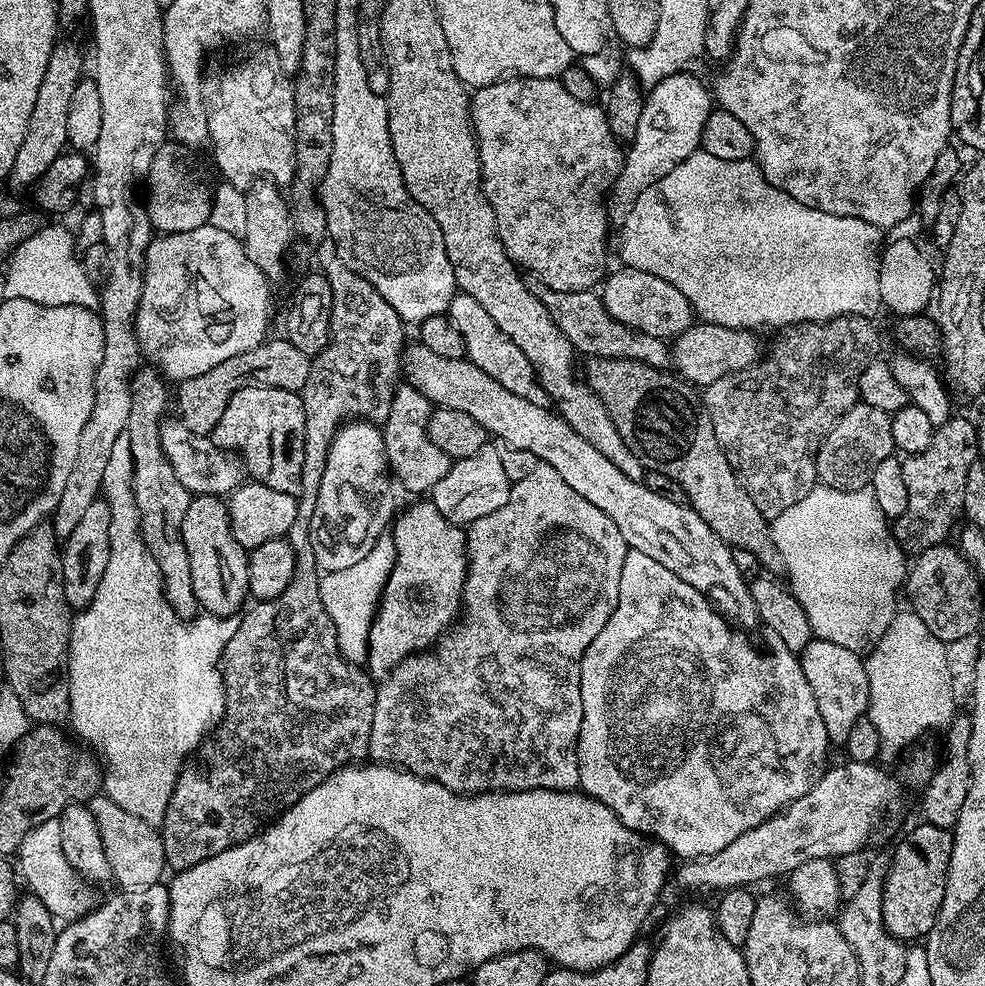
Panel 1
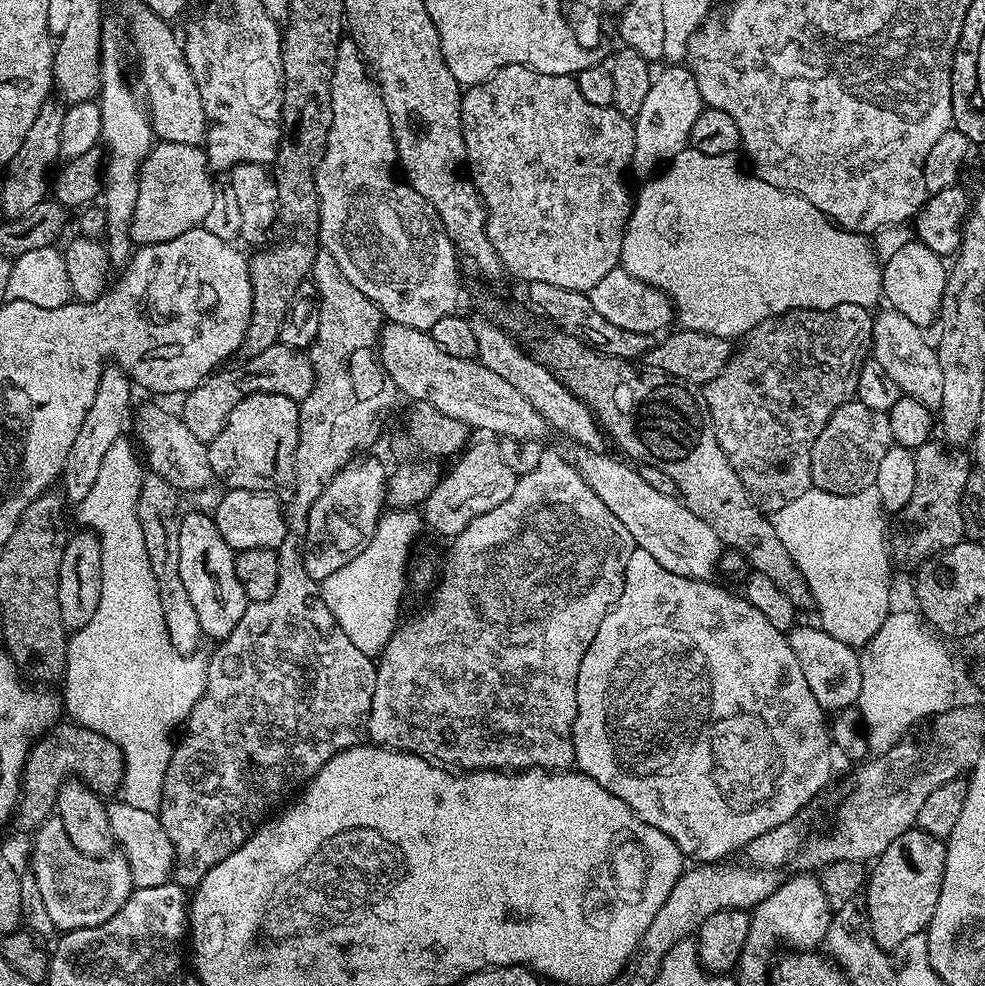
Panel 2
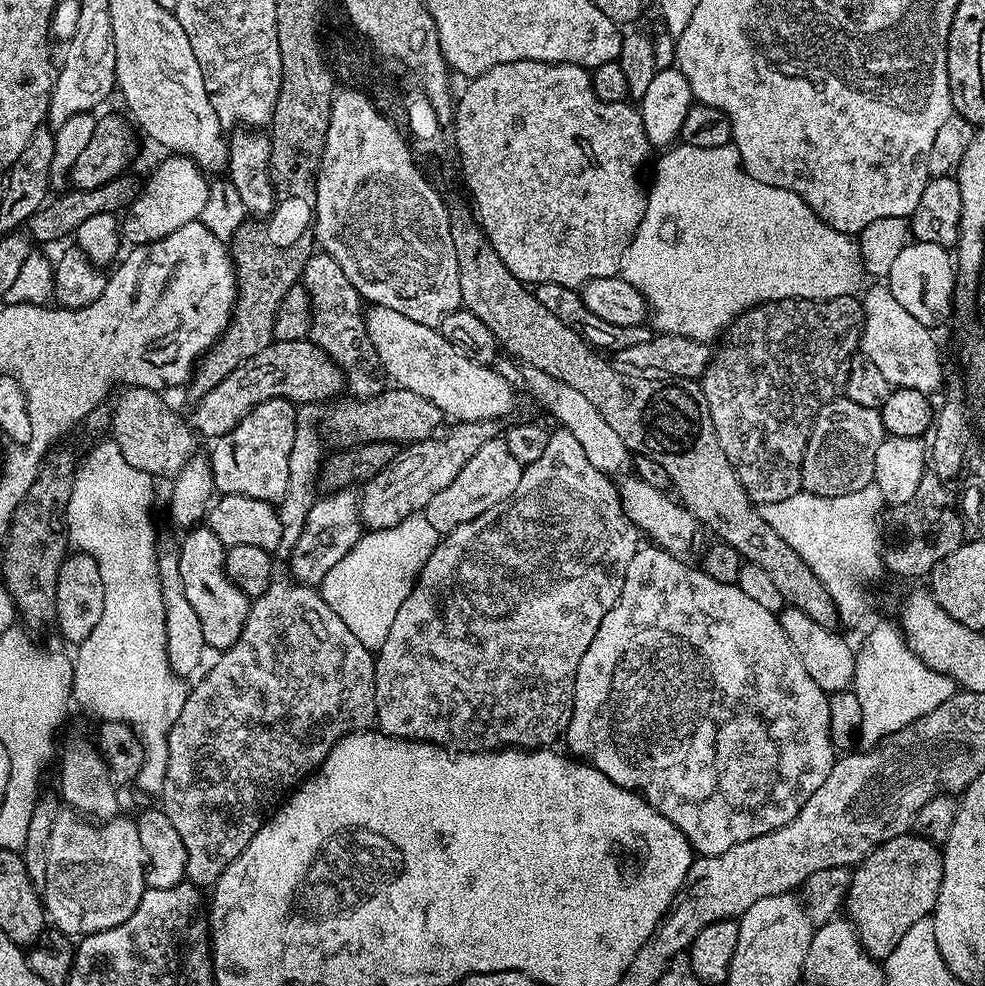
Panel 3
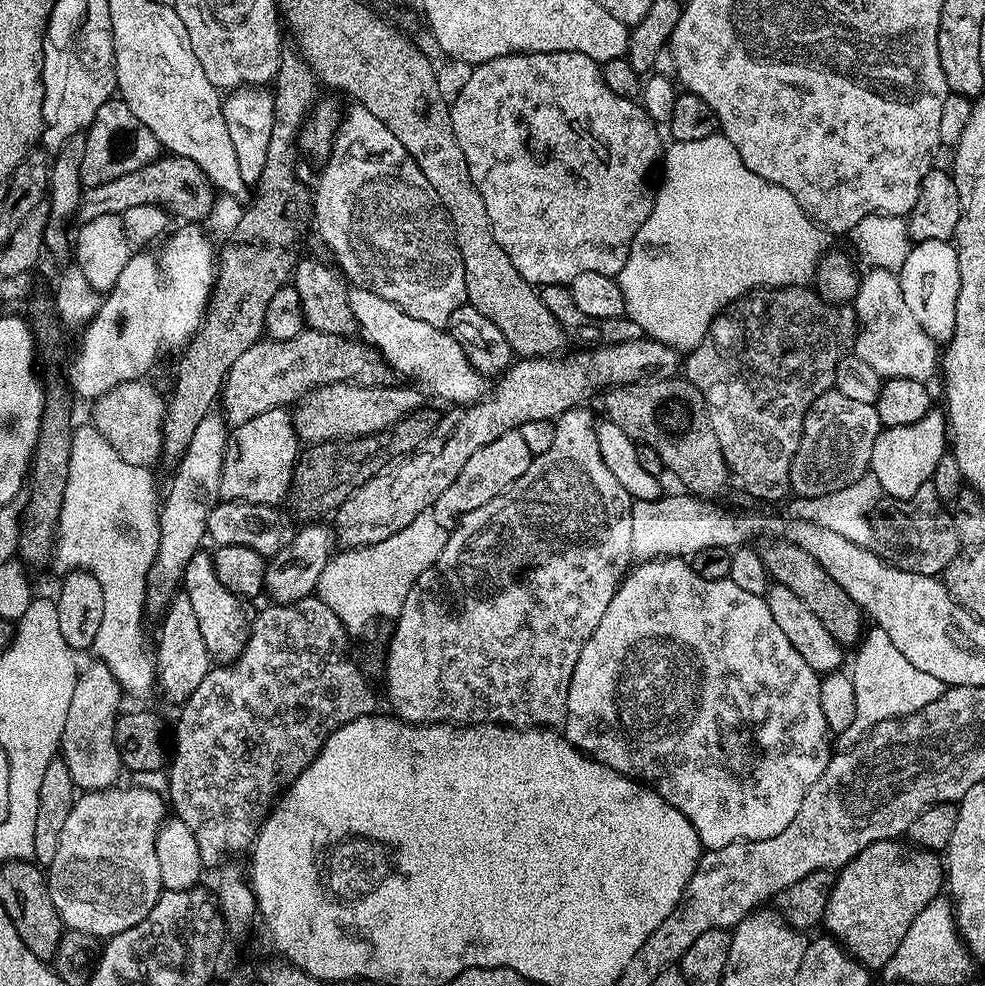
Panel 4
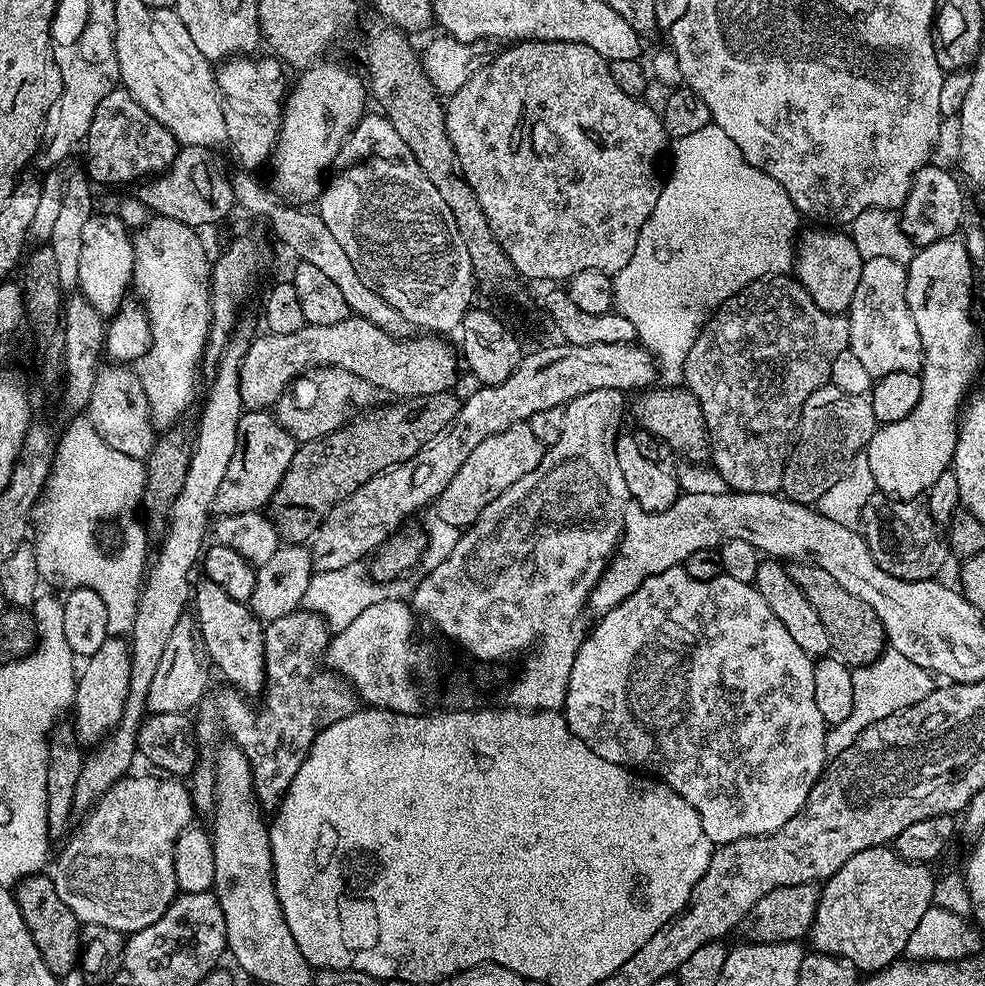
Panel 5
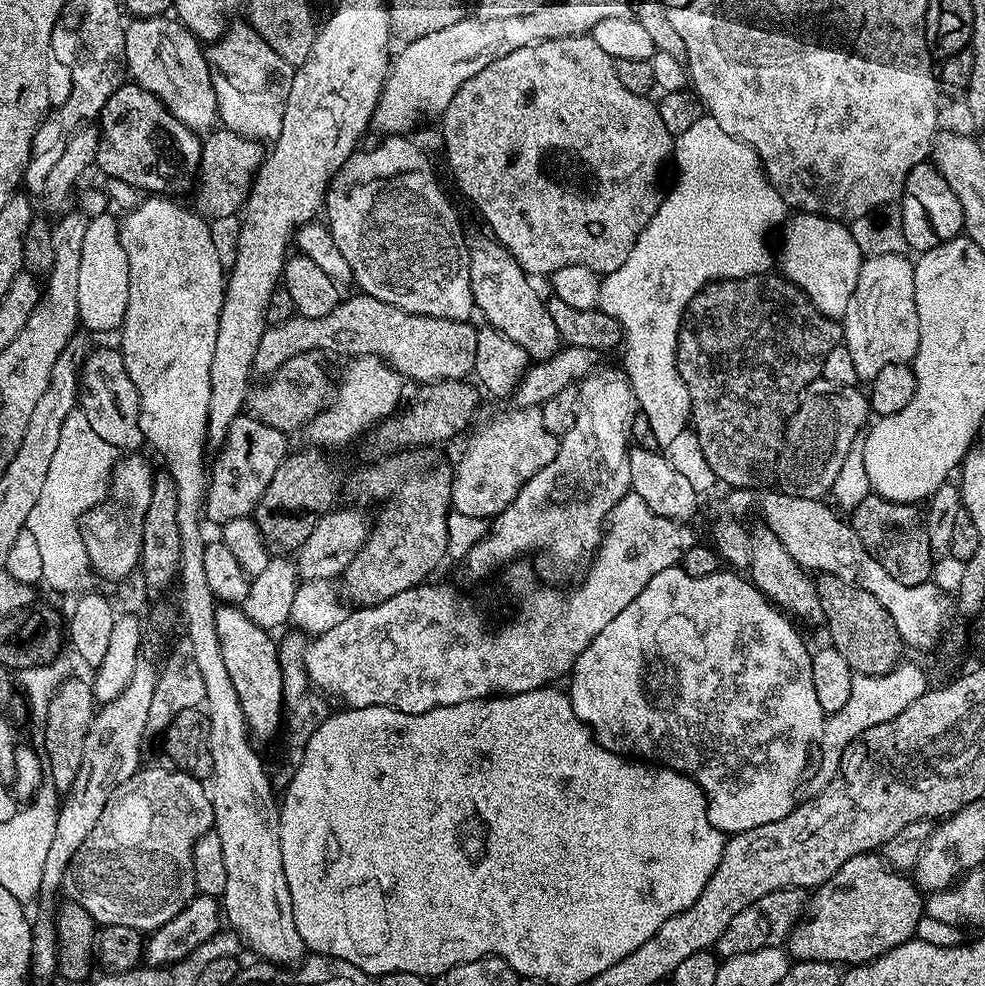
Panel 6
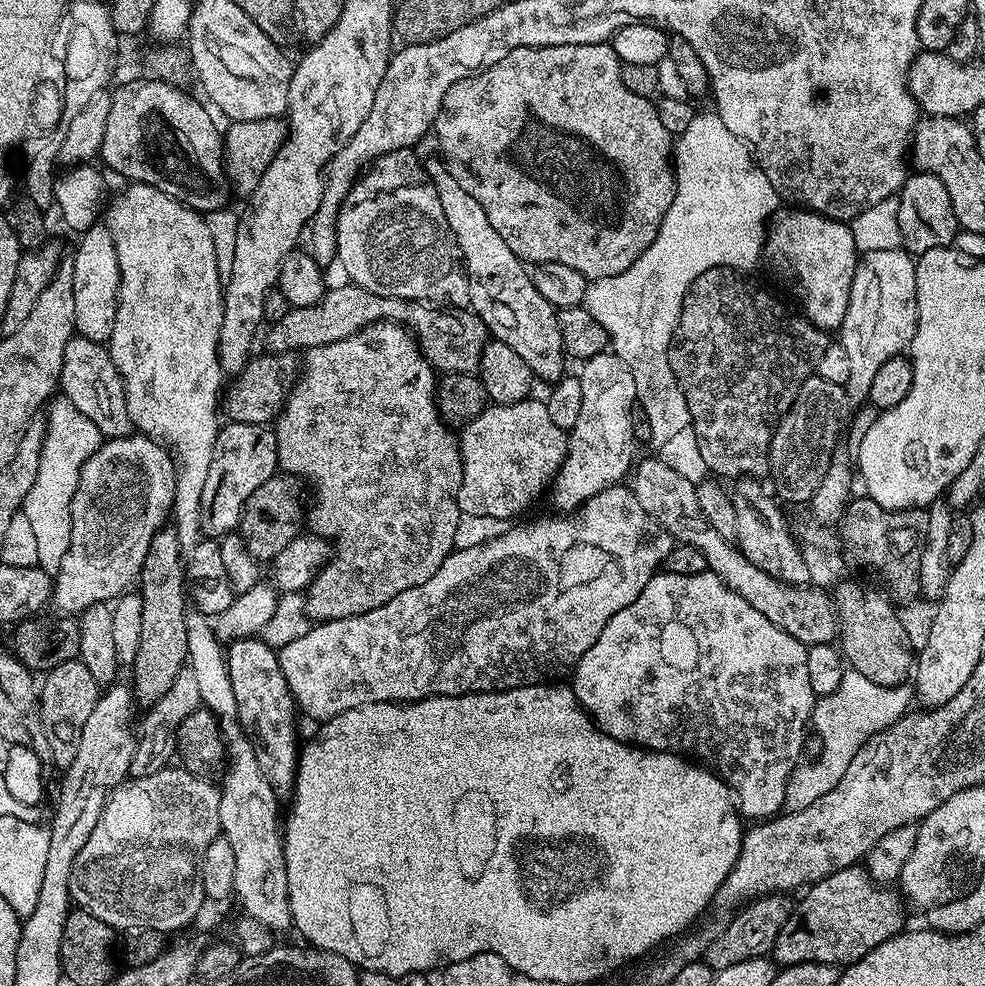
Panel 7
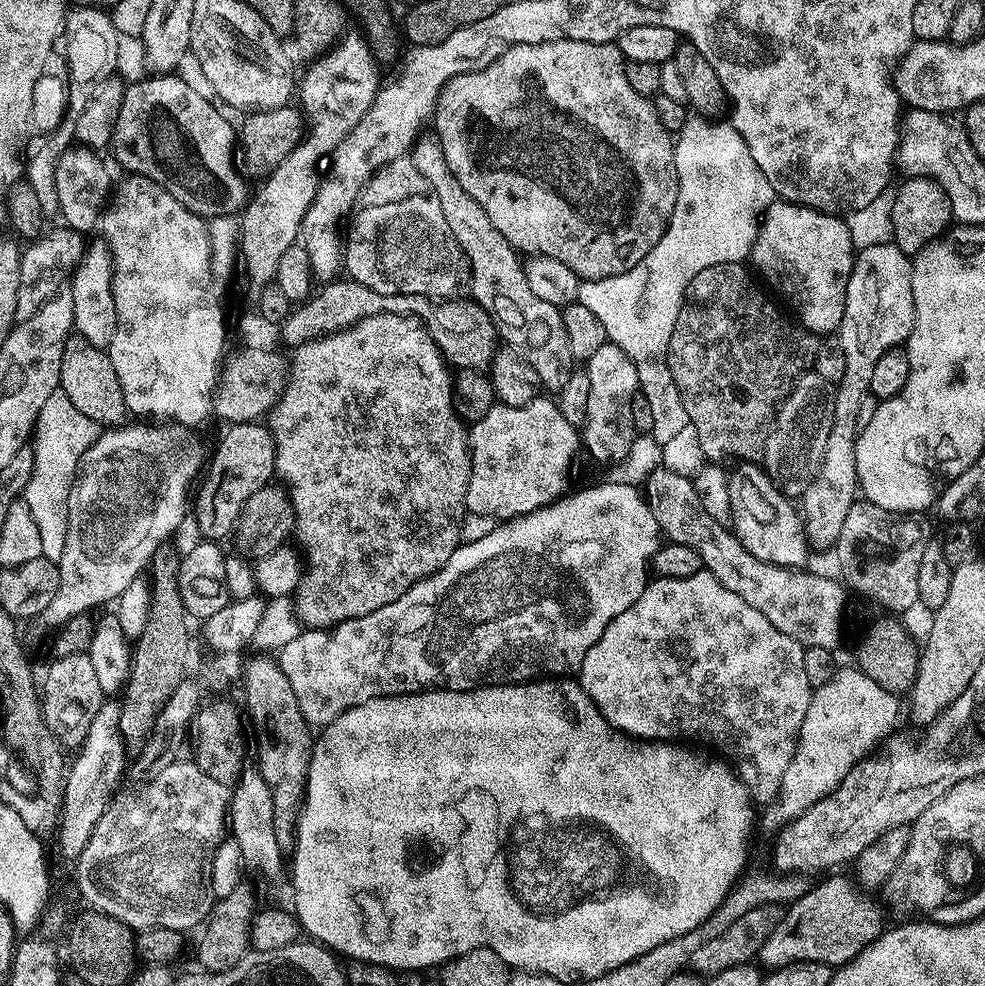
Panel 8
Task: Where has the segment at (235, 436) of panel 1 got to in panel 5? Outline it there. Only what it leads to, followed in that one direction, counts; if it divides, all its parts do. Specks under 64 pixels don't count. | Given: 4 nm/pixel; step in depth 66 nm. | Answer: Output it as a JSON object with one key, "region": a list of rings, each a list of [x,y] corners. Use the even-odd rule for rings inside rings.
{"region":[[[245,411],[238,422],[238,442],[234,446],[234,458],[230,458],[230,466],[226,466],[226,475],[222,477],[222,486],[218,486],[215,511],[220,516],[225,516],[267,509],[297,447],[298,441],[276,421],[271,411]]]}

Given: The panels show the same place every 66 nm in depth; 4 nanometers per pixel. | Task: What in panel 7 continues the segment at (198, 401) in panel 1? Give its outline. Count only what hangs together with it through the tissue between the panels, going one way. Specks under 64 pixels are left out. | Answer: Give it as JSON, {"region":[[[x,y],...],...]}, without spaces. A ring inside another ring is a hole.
{"region":[[[351,282],[343,283],[337,288],[329,287],[323,298],[314,306],[289,307],[286,318],[282,318],[282,322],[271,325],[267,329],[268,344],[272,347],[269,349],[276,354],[285,354],[284,352],[292,352],[295,348],[300,348],[299,350],[317,348],[342,338],[350,338],[354,333],[368,328],[371,324],[390,320],[393,324],[403,324],[414,333],[424,357],[441,373],[475,373],[479,369],[482,352],[488,345],[490,333],[482,318],[475,312],[441,310],[436,306],[422,304],[418,300],[390,298],[382,294],[374,294]]]}

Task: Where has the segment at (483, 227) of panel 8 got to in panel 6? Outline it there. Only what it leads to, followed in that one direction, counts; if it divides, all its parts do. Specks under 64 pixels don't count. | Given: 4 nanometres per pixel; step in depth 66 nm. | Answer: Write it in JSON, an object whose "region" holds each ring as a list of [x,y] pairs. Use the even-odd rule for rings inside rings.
{"region":[[[484,236],[478,237],[476,241],[473,239],[468,249],[473,305],[479,315],[481,312],[488,319],[485,321],[491,327],[506,334],[510,342],[518,342],[518,346],[526,350],[529,361],[548,360],[560,351],[562,341],[558,326],[554,326],[554,318],[550,318],[545,297],[536,293],[529,273],[521,268],[520,263],[495,238]]]}

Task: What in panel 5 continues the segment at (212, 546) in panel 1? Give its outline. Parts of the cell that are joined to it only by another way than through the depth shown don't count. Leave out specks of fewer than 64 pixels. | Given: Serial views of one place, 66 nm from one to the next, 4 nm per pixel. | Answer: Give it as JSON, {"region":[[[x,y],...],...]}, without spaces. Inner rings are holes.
{"region":[[[207,578],[201,579],[201,584],[194,588],[194,608],[196,612],[194,618],[198,623],[198,634],[206,651],[209,661],[216,663],[216,668],[229,680],[231,687],[235,691],[243,694],[248,698],[256,698],[264,690],[264,628],[261,621],[256,619],[251,607],[248,604],[238,602],[222,590],[222,586],[214,586]]]}

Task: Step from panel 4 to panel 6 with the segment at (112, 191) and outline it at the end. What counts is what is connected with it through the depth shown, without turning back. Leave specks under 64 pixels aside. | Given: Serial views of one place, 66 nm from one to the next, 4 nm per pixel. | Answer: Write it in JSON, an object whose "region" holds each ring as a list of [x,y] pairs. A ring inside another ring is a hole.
{"region":[[[223,126],[209,131],[202,140],[198,179],[194,184],[195,211],[209,221],[237,215],[248,201],[248,195],[252,192],[252,182],[265,155],[266,148],[261,141],[240,136]]]}

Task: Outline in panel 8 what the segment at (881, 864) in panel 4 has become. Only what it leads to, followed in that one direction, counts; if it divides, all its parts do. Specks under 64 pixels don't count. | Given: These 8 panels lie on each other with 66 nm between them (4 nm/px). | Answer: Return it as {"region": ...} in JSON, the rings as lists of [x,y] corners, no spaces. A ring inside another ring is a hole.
{"region":[[[832,874],[829,880],[824,880],[820,885],[809,887],[808,891],[803,892],[799,898],[792,901],[791,904],[787,905],[784,917],[778,922],[777,928],[774,929],[774,934],[770,934],[770,938],[766,938],[766,942],[762,946],[758,960],[765,969],[775,970],[778,968],[785,968],[791,964],[805,964],[807,960],[810,962],[822,962],[823,964],[830,964],[833,966],[839,966],[842,964],[848,964],[851,960],[858,955],[862,950],[866,950],[874,941],[880,937],[882,931],[882,925],[880,925],[880,912],[876,909],[876,904],[872,901],[872,898],[869,898],[863,891],[858,890],[857,885],[853,883],[851,879],[848,880],[844,876],[836,876],[840,874]]]}

